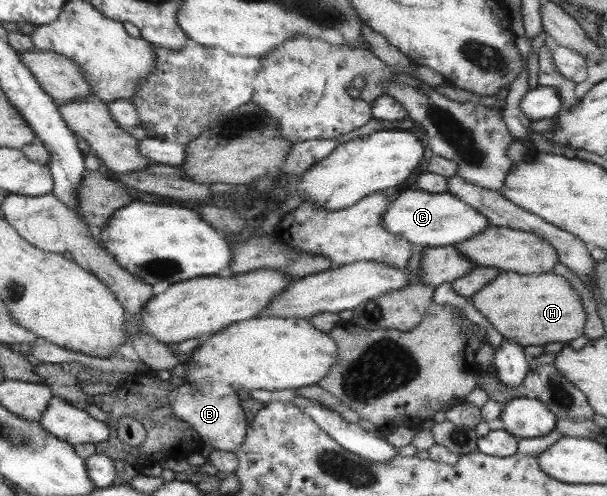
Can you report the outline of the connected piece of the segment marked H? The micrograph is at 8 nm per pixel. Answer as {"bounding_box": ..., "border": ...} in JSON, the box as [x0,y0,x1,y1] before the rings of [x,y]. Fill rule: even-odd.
{"bounding_box":[468,271,586,347],"border":[[[501,271],[468,300],[501,334],[502,340],[512,340],[523,347],[542,347],[548,342],[568,344],[583,335],[586,320],[580,297],[564,277],[552,271],[536,275]]]}

